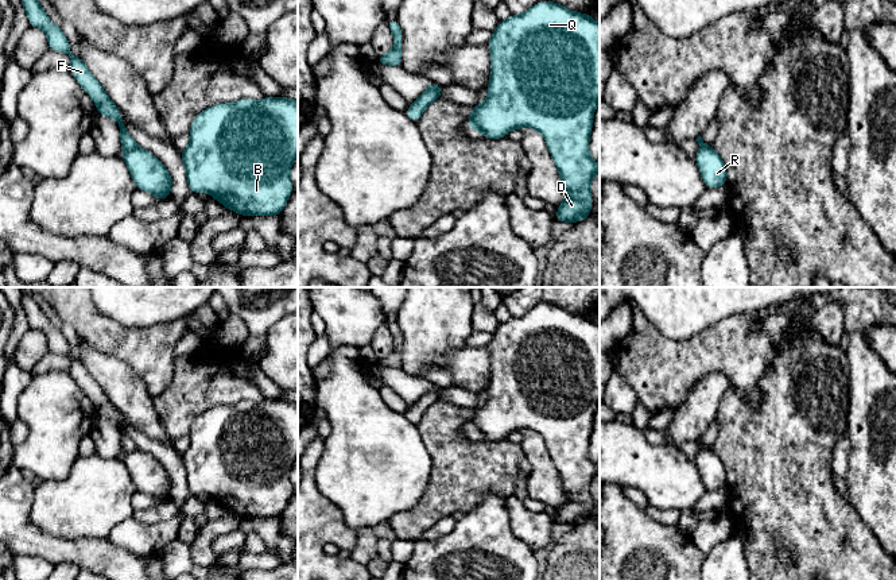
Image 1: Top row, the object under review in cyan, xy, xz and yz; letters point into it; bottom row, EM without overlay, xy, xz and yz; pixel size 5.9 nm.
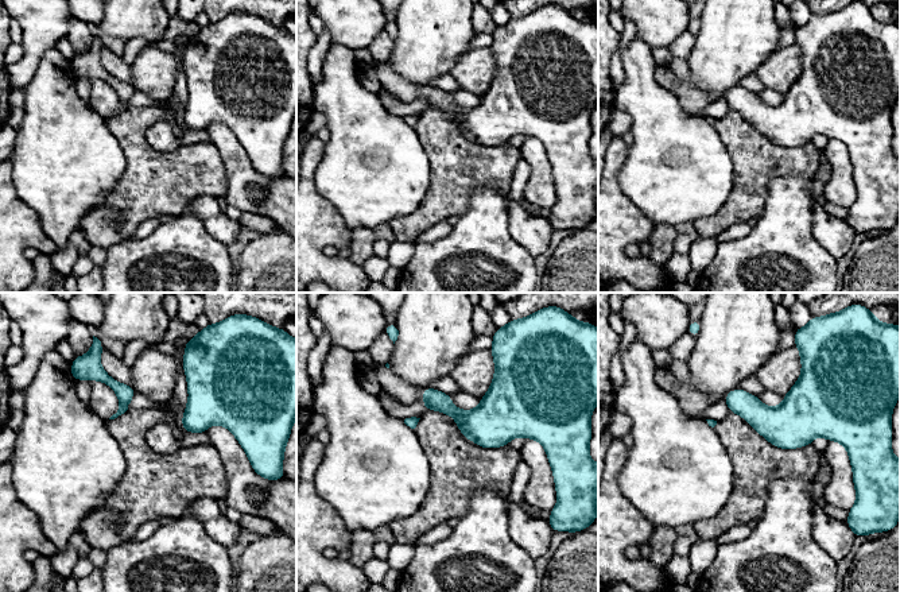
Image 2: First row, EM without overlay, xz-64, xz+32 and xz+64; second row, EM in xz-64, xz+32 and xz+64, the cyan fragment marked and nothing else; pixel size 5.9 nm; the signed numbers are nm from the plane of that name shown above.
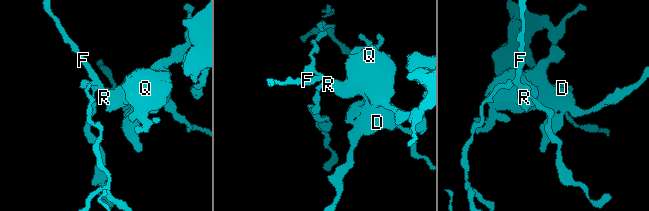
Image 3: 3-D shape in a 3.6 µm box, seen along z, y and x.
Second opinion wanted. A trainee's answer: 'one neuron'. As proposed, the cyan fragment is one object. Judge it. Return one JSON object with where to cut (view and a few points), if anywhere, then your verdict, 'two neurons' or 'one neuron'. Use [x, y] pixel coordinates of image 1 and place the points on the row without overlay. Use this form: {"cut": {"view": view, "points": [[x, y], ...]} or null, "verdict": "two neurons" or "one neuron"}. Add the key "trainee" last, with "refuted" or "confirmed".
{"cut": {"view": "xy", "points": [[136, 448], [124, 453]]}, "verdict": "two neurons", "trainee": "refuted"}

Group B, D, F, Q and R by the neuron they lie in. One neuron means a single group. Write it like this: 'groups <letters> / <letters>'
groups B D Q R / F

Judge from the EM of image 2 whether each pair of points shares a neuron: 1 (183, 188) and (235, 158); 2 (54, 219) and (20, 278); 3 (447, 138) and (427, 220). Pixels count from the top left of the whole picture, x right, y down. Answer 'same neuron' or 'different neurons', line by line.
1: different neurons
2: different neurons
3: same neuron

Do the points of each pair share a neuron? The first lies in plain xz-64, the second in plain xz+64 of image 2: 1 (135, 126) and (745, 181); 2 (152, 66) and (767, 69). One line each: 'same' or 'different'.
1: same
2: same

